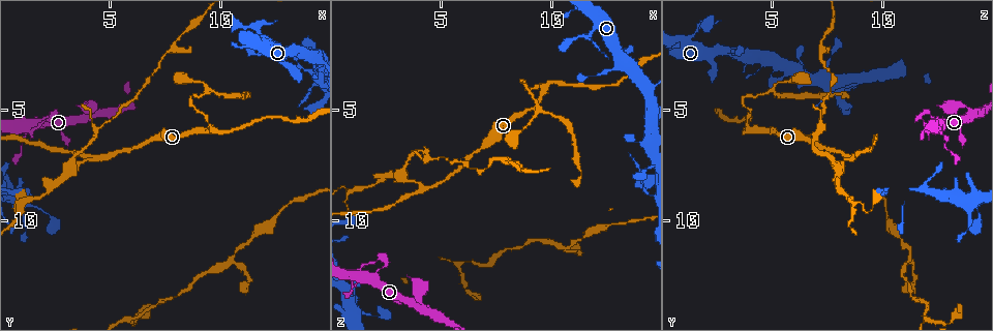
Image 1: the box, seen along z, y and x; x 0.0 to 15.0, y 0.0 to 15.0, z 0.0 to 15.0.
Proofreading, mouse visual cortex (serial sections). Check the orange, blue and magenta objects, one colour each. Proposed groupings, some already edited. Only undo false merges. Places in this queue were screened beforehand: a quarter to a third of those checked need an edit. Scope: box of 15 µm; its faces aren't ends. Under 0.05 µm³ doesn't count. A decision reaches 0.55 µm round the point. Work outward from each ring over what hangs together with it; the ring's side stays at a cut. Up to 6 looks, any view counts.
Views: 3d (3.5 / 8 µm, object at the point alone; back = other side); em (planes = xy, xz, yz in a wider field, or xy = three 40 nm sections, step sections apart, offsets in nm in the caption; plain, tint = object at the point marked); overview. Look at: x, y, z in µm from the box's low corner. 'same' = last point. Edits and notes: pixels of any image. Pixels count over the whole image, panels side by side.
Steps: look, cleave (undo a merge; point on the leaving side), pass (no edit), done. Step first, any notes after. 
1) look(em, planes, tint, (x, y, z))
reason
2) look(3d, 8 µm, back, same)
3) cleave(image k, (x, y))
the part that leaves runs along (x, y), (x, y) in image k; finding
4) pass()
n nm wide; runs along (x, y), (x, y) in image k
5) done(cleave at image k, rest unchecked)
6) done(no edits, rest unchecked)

look(3d, 3.5 µm, back, (4.3, 7.2, 8.5))
arms part here

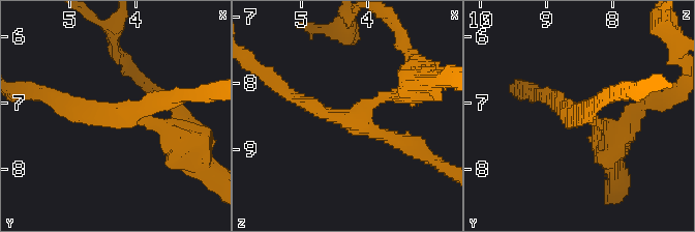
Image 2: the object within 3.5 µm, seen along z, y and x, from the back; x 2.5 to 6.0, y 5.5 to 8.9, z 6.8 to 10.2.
look(em, xy, step 1, tint, (4.25, 7.25, 8.55))
3 arms; arms of 150, 200, 250 nm

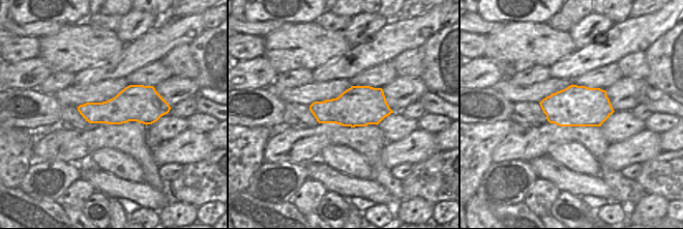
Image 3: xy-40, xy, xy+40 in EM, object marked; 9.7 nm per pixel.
pass()
runs along (62, 98), (81, 114), (179, 129) in image 2; continuous, no second cell

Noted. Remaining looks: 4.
look(3d, 3.5 µm, (9.7, 5.9, 3.9))
three-way junction

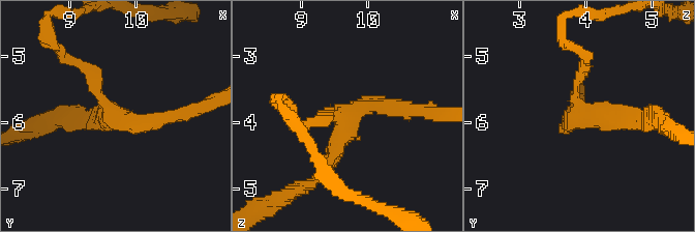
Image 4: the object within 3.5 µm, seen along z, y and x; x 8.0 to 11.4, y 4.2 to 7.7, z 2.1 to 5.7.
look(em, xy, step 2, plain, (9.65, 5.90, 3.95))
need the tissue

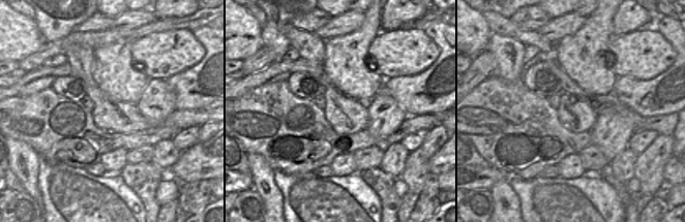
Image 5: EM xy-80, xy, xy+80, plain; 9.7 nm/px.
look(em, xy, step 2, tint, same)

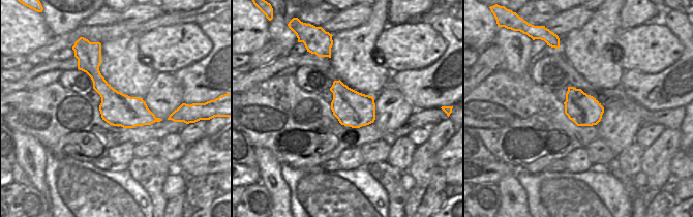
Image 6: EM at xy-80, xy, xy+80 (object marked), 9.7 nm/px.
pass()
3 arms; runs along (96, 58), (99, 84), (154, 119) in image 6; all the same cell

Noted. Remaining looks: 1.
done(no edits, rest unchecked)

